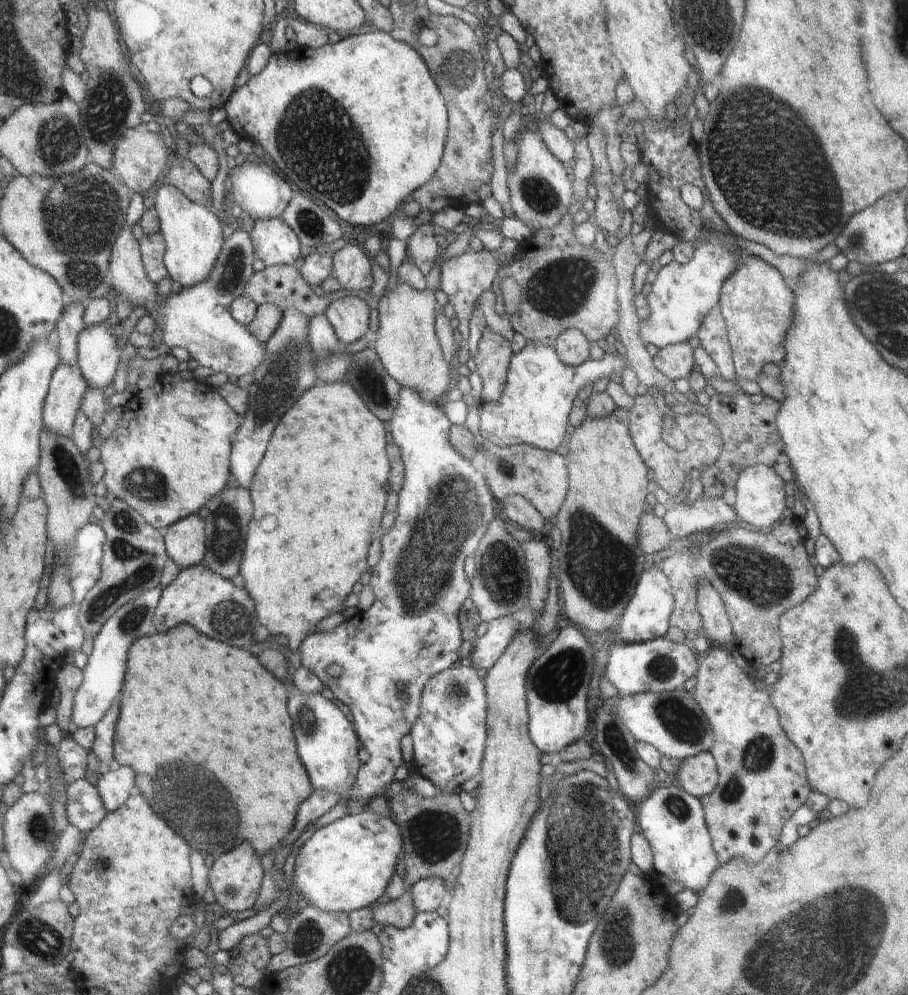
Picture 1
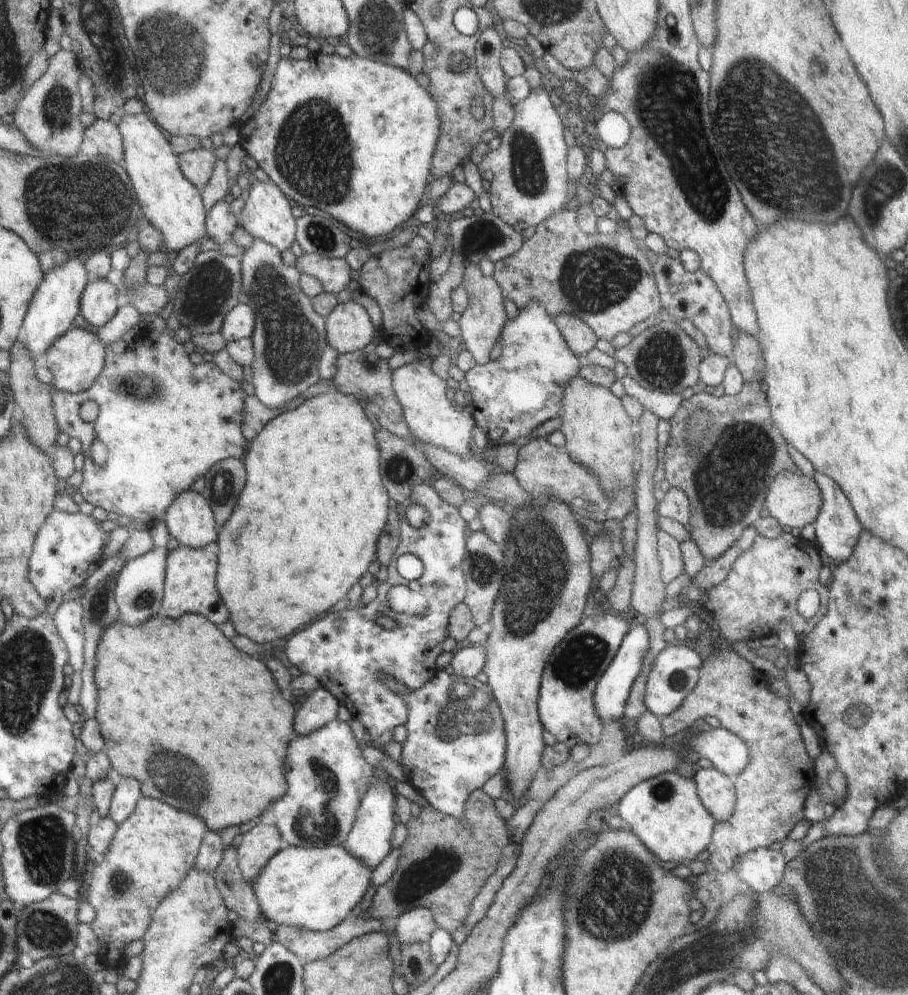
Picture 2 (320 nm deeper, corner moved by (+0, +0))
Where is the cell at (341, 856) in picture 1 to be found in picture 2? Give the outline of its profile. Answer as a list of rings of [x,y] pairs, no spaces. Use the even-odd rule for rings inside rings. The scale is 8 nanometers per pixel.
[[[284,845],[253,884],[253,893],[266,921],[326,933],[350,916],[352,908],[371,885],[372,871],[347,850],[343,846],[302,848]]]

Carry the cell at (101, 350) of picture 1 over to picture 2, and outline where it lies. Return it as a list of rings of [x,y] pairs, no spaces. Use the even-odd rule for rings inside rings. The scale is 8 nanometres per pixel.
[[[107,278],[89,283],[83,294],[82,312],[87,323],[100,328],[116,314],[118,309],[117,288]]]

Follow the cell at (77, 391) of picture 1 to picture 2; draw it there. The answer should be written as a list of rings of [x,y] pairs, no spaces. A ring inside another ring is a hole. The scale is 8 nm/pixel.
[[[74,325],[63,337],[54,342],[44,361],[54,376],[52,382],[54,390],[79,393],[91,389],[94,382],[98,380],[99,374],[103,372],[106,352],[107,348],[98,334],[94,334],[82,326]]]

